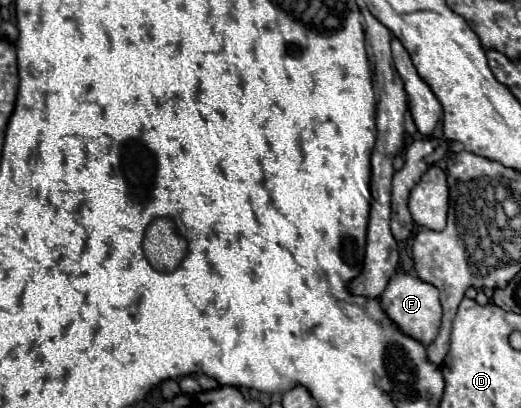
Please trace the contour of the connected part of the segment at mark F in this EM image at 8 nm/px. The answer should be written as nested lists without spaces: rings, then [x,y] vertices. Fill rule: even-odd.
[[[397,270],[393,278],[389,280],[385,292],[381,294],[383,310],[389,314],[389,318],[409,336],[423,342],[425,346],[431,344],[439,332],[441,326],[441,304],[439,304],[439,290],[433,284],[427,284],[419,280],[417,276],[411,276],[403,270]]]

